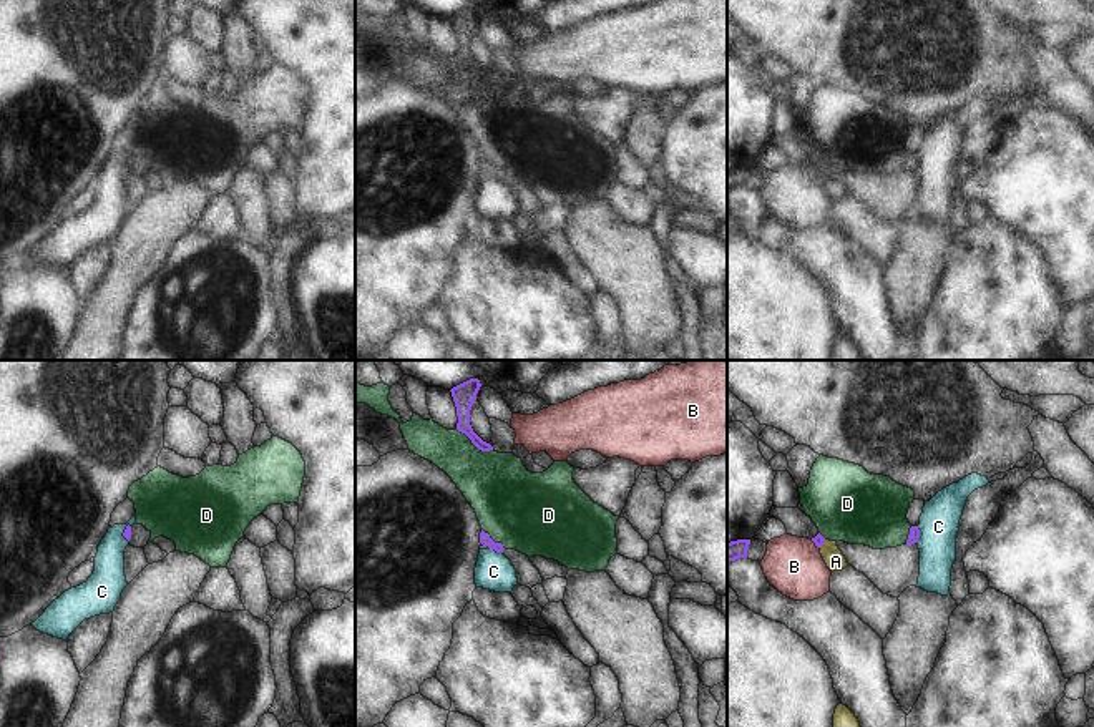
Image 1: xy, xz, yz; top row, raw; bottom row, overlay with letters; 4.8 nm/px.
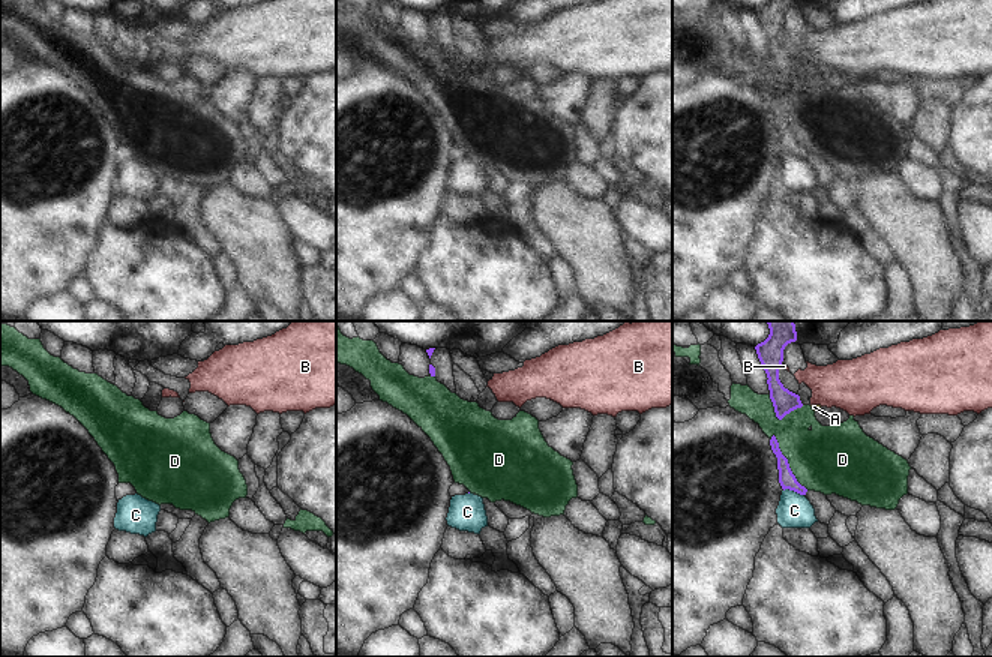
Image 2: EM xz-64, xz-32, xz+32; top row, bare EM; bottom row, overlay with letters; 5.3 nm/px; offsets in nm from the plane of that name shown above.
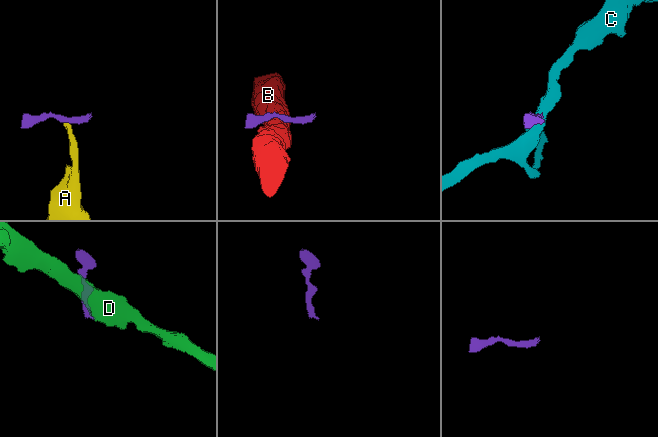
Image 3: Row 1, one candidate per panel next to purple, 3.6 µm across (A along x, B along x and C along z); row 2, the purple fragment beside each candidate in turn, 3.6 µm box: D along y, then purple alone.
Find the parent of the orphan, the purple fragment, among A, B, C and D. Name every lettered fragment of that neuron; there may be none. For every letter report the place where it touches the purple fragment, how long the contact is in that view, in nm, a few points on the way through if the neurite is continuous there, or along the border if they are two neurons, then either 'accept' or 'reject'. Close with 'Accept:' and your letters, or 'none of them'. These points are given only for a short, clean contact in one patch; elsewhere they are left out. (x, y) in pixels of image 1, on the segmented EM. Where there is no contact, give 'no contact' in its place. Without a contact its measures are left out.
A: meets purple in yz at (822, 543); contact 50 nm long; border along yz (825, 540), (819, 546); reject
B: meets purple in yz at (815, 545); contact 60 nm long; border along yz (810, 540), (819, 548); reject
C: meets purple in yz at (918, 535); contact 80 nm long; border along yz (918, 526), (918, 538), (915, 541); reject
D: meets purple in xz at (473, 444); contact 220 nm long; reject
Accept: none of them

